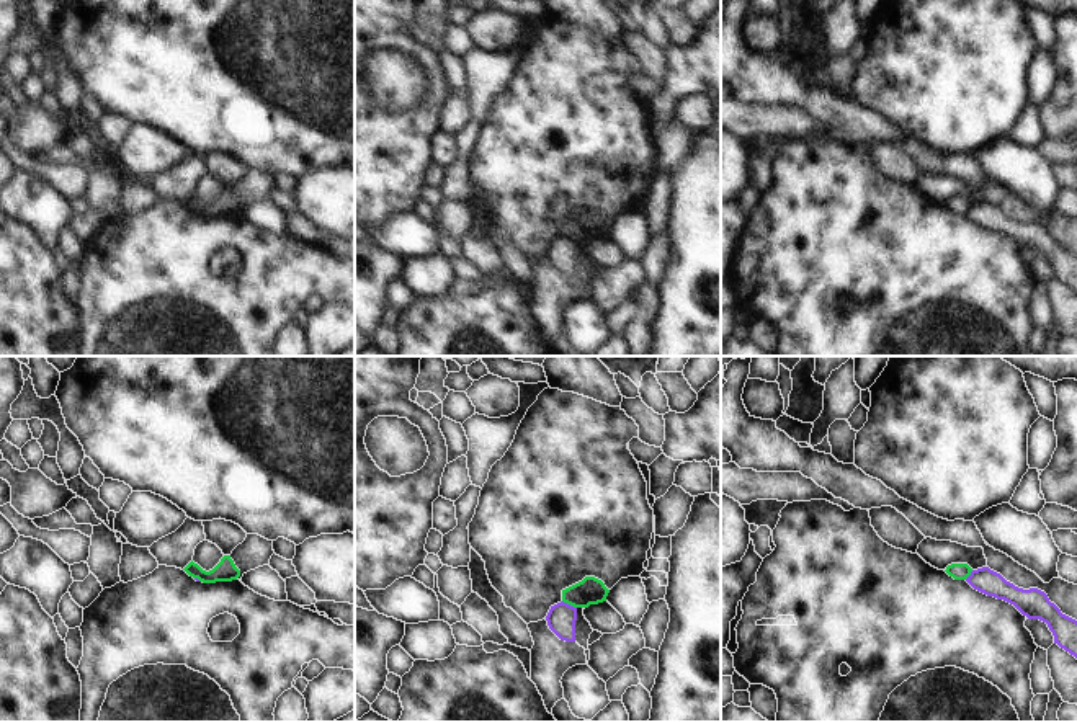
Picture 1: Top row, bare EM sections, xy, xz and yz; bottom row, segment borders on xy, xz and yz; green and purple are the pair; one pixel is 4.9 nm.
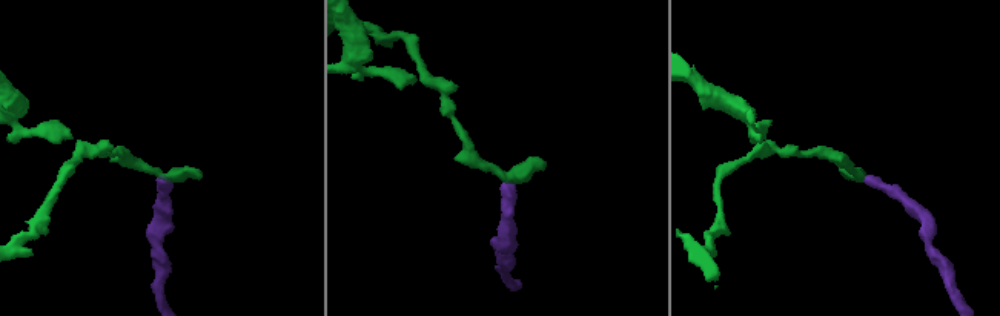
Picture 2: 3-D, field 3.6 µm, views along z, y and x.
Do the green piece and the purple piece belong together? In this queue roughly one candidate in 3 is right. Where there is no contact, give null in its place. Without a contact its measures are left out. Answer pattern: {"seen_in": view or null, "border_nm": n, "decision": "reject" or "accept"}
{"seen_in": "xz", "border_nm": 80, "decision": "reject"}

